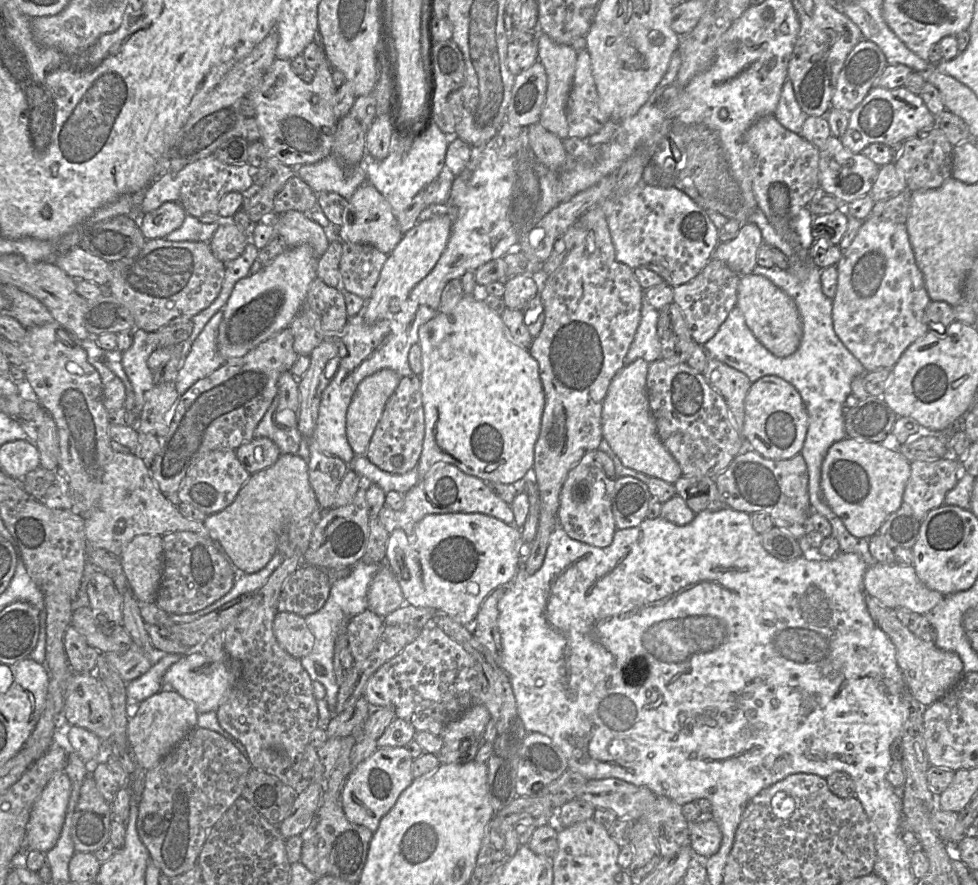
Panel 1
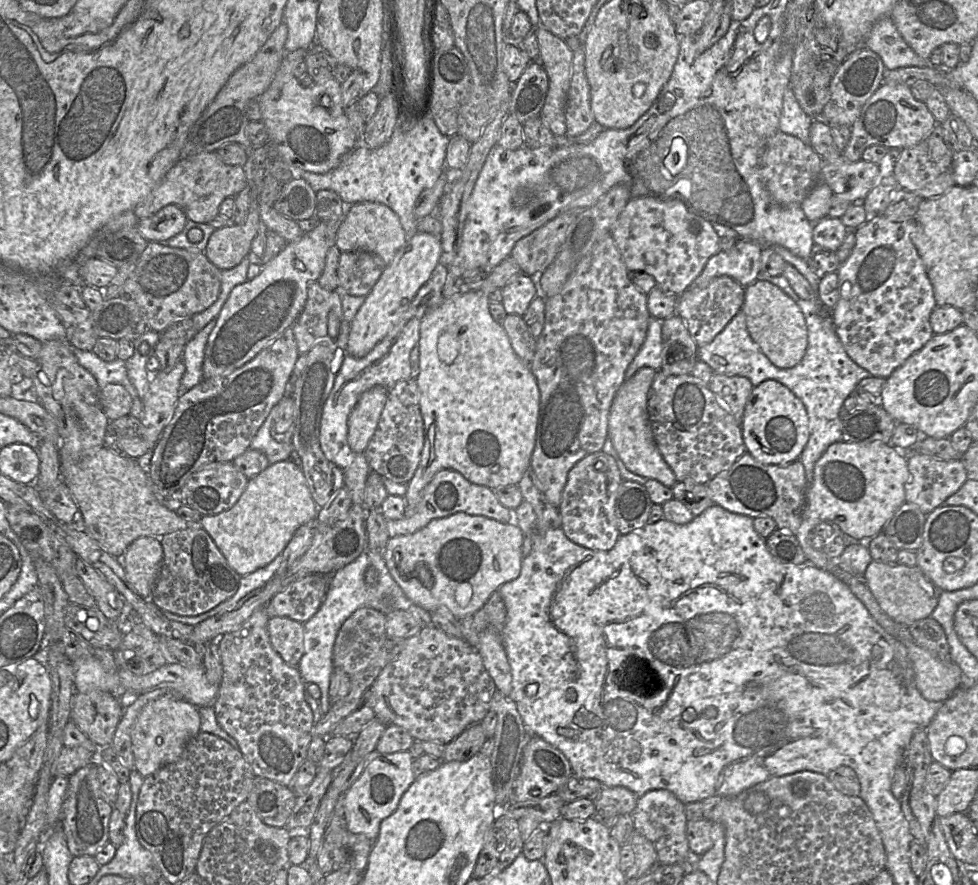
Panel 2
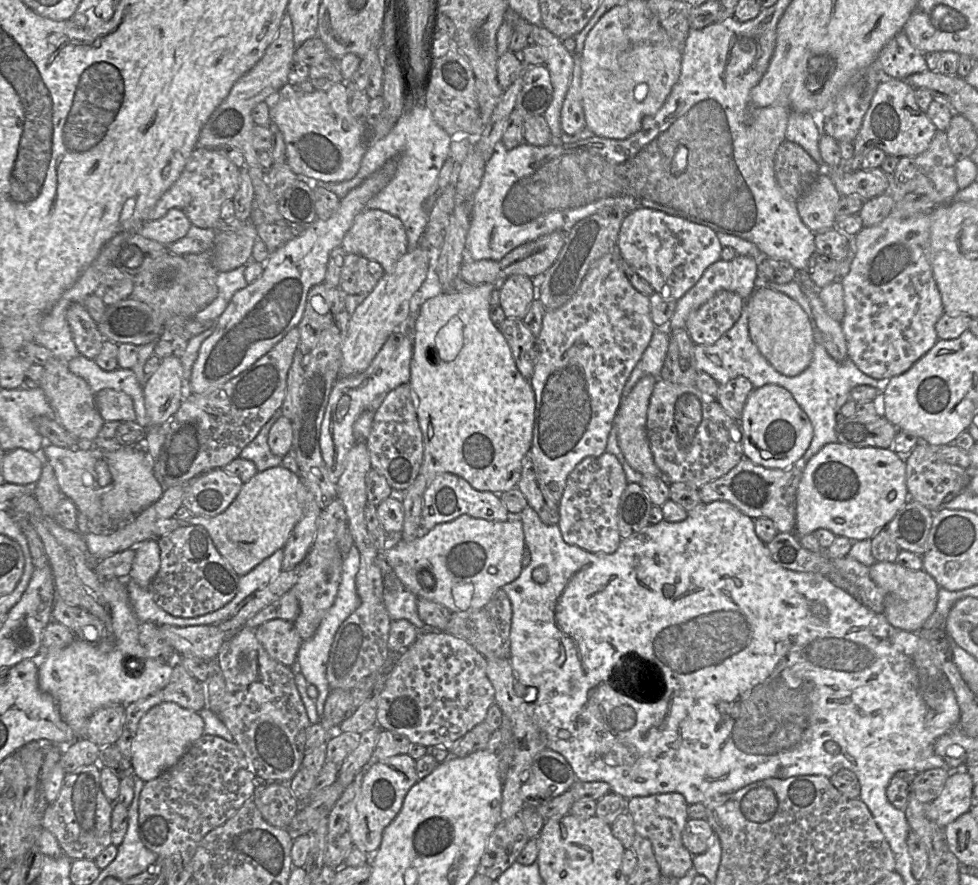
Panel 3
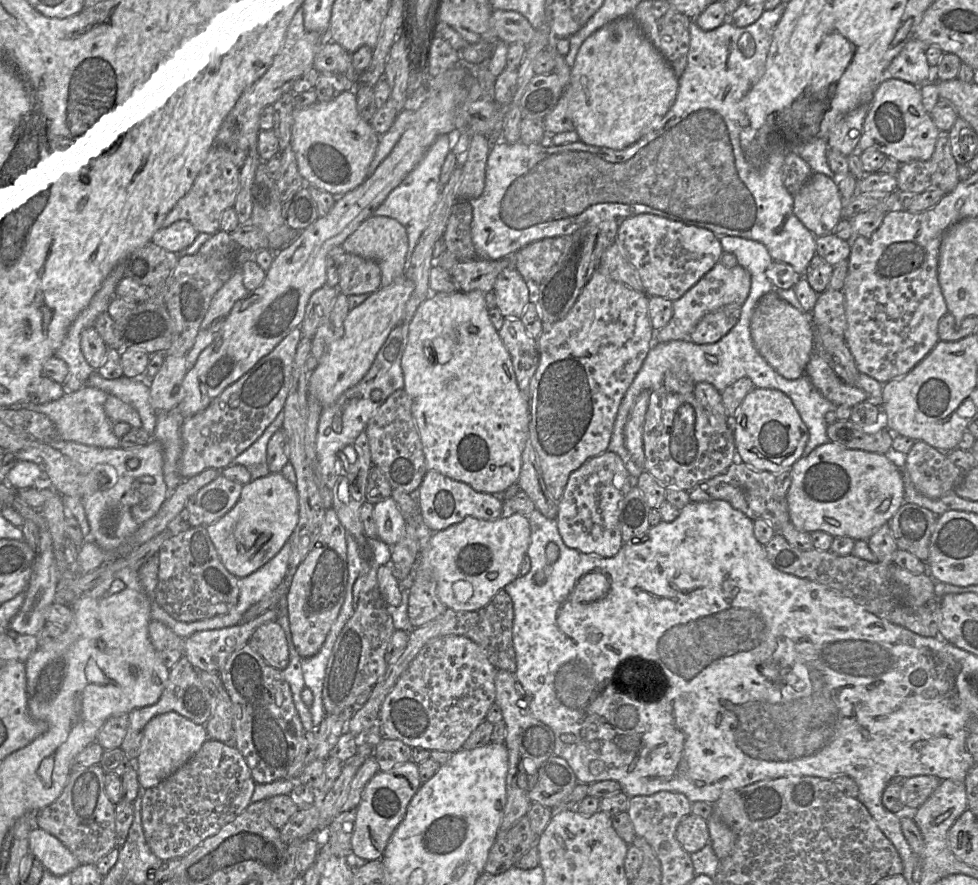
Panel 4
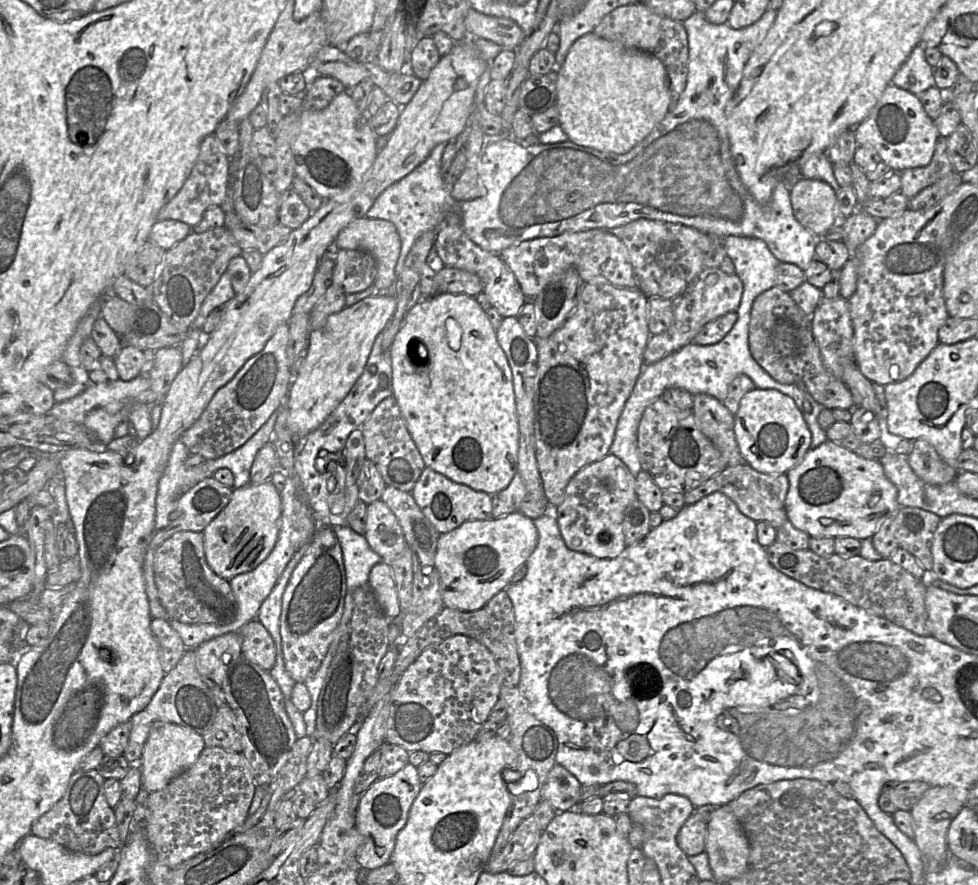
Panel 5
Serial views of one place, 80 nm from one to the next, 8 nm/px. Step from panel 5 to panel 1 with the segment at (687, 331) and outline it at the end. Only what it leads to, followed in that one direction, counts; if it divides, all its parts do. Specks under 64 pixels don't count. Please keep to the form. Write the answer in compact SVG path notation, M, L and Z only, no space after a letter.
M747 221L741 225L734 239L718 243L712 258L724 262L739 275L751 274L758 265L756 255L762 243L759 227Z

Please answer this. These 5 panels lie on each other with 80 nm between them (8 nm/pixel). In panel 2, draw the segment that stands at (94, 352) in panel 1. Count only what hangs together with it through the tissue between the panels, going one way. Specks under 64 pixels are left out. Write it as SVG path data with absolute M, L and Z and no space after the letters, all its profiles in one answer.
M73 348L73 351L78 363L94 376L100 391L111 383L123 386L131 397L130 415L141 419L143 403L128 378L125 361L116 358L111 362L105 362L93 351L76 348Z

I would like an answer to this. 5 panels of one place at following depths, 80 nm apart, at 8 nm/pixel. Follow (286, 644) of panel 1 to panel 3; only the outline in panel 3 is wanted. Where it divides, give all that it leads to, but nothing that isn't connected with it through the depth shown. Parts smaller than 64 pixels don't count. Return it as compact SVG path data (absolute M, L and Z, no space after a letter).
M273 619L255 629L255 635L268 655L291 667L297 660L302 639L293 622Z

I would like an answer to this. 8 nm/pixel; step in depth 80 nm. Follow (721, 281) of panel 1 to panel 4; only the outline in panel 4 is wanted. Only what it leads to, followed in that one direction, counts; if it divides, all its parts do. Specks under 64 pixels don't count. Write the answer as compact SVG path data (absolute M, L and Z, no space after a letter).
M731 303L706 314L696 325L689 340L696 344L708 344L719 341L738 322L741 306Z

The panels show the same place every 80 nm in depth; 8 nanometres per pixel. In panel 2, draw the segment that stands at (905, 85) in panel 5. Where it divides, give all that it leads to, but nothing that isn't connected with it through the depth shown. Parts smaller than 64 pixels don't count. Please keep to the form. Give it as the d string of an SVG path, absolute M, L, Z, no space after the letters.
M883 17L874 24L866 39L866 46L881 57L887 70L928 67L926 61L904 40L891 17Z

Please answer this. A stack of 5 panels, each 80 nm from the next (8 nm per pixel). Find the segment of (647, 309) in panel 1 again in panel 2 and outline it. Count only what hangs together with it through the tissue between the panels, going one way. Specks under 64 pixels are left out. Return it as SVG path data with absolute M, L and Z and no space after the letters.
M650 315L646 338L628 366L625 380L630 379L640 368L650 367L660 370L662 363L662 320Z

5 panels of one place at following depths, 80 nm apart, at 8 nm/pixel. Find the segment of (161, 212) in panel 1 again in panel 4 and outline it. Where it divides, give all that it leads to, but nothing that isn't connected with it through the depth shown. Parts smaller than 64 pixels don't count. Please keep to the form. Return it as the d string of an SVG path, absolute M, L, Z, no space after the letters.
M178 220L156 231L151 241L165 250L179 253L193 243L197 233L190 222Z

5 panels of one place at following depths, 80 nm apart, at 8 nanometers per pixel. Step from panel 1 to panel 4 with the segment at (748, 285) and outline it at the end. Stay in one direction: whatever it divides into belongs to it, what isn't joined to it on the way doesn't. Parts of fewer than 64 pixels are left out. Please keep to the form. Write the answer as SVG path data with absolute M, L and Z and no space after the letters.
M775 291L767 293L763 297L761 297L757 303L757 306L752 314L751 322L750 322L750 333L753 343L758 350L758 352L763 356L763 358L769 363L770 366L774 368L780 375L782 375L786 379L797 379L801 377L805 373L806 365L813 353L814 350L814 325L812 321L812 315L809 312L801 312L794 306L792 306L786 300L780 298Z

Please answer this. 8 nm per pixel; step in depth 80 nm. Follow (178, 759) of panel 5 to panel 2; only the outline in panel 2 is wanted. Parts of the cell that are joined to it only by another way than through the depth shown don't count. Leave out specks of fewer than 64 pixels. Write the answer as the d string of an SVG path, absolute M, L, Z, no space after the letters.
M163 696L149 702L139 714L131 733L135 769L145 778L175 762L186 744L201 731L200 725L198 707L181 697Z

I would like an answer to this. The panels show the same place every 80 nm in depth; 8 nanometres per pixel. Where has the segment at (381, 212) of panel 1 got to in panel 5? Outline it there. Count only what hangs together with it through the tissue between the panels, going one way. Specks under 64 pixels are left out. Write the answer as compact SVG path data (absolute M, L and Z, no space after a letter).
M367 217L355 219L339 232L336 244L340 249L361 249L374 256L378 267L376 290L397 285L395 267L401 252L401 239L392 222Z

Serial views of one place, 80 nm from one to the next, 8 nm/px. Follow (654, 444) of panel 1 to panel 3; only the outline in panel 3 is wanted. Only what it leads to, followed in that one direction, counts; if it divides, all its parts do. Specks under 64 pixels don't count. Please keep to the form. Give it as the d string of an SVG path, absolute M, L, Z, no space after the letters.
M646 375L636 383L631 392L622 398L614 419L614 424L617 427L619 447L629 465L642 475L653 475L666 481L662 472L654 462L646 427L650 397L657 379L653 375Z

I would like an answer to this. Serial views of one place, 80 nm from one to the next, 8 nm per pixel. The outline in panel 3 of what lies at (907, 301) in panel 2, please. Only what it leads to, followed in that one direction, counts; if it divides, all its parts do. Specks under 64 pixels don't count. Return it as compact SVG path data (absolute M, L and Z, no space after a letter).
M932 211L908 218L897 218L890 214L876 225L862 227L851 237L854 258L848 274L841 280L845 305L841 326L848 357L859 370L874 379L889 380L904 373L939 339L935 326L945 312L929 261L931 224Z

